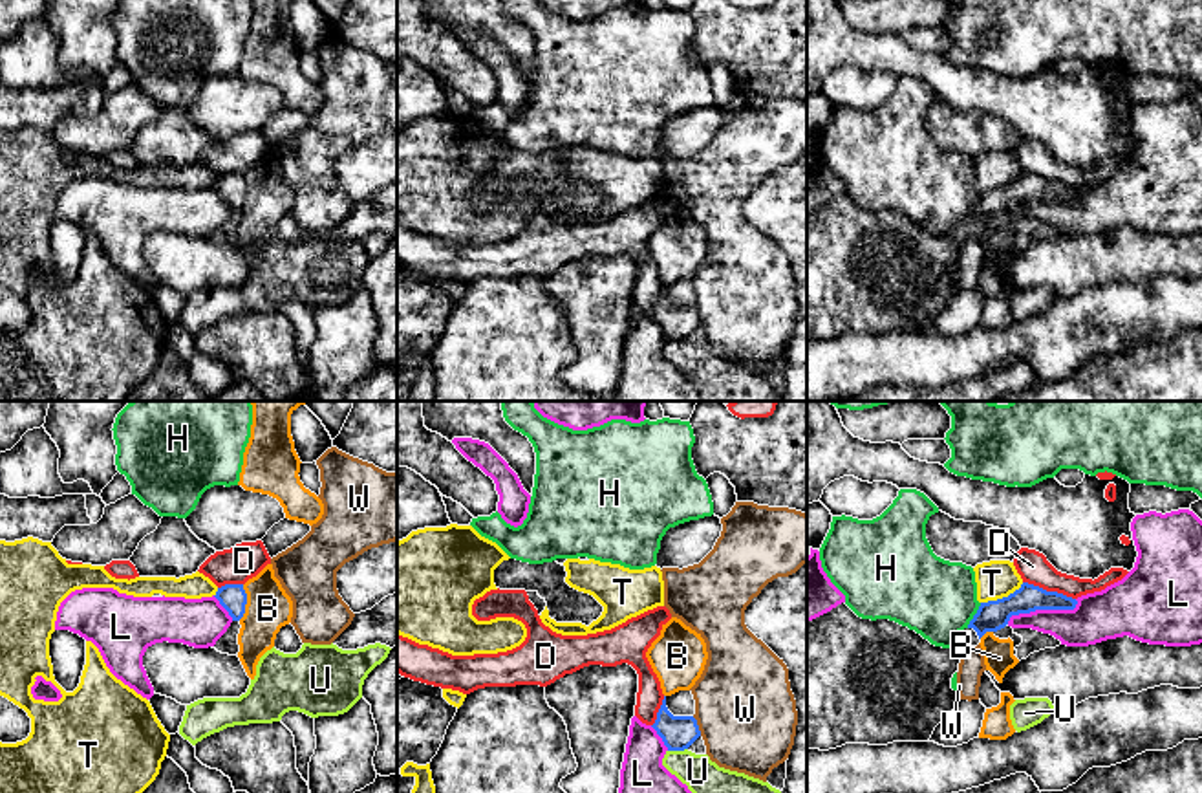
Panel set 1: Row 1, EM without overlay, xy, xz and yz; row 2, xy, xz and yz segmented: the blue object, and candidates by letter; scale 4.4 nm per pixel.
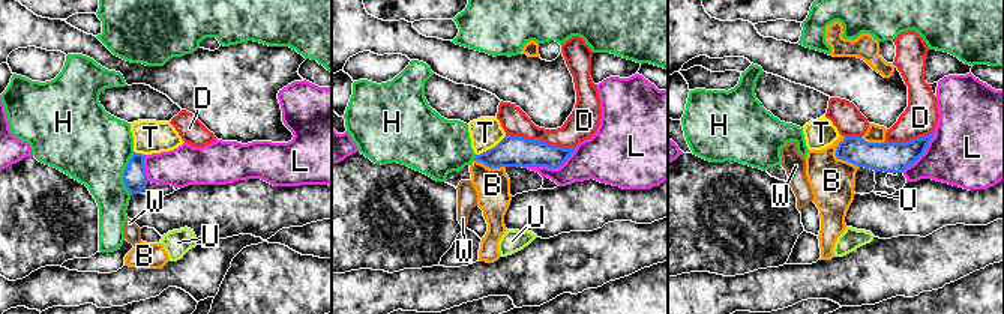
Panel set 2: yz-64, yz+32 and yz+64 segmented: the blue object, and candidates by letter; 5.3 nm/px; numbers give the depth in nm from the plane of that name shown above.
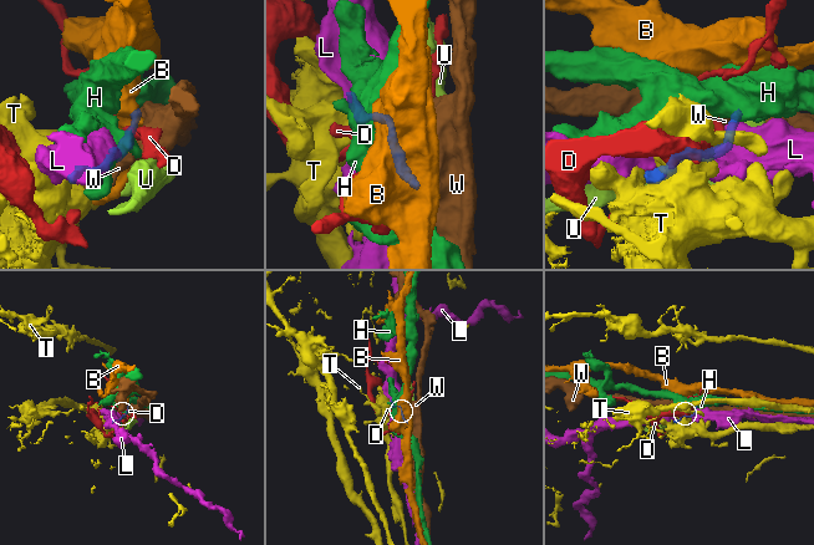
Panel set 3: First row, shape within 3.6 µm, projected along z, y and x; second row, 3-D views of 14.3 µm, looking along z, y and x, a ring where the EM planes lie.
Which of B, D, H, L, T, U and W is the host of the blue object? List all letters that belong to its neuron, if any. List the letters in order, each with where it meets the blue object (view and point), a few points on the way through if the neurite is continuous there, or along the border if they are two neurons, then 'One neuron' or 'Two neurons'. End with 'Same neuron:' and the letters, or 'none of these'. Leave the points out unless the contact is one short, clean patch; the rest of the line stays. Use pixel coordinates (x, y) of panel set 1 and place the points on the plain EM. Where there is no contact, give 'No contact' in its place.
B: Touches blue at xy (246, 193). Two neurons
D: Touches blue at yz (1049, 182). Boundary: yz (1023, 171), (1074, 189). Two neurons
H: Touches blue at yz (974, 206). Two neurons
L: Touches blue at yz (1041, 198). Two neurons
T: Touches blue at yz (1003, 187). One neuron
U: Touches blue at xz (677, 339). Boundary: xz (686, 337), (668, 341). Two neurons
W: Touches blue at xz (697, 315). Boundary: xz (692, 306), (701, 325). Two neurons
Same neuron: T

